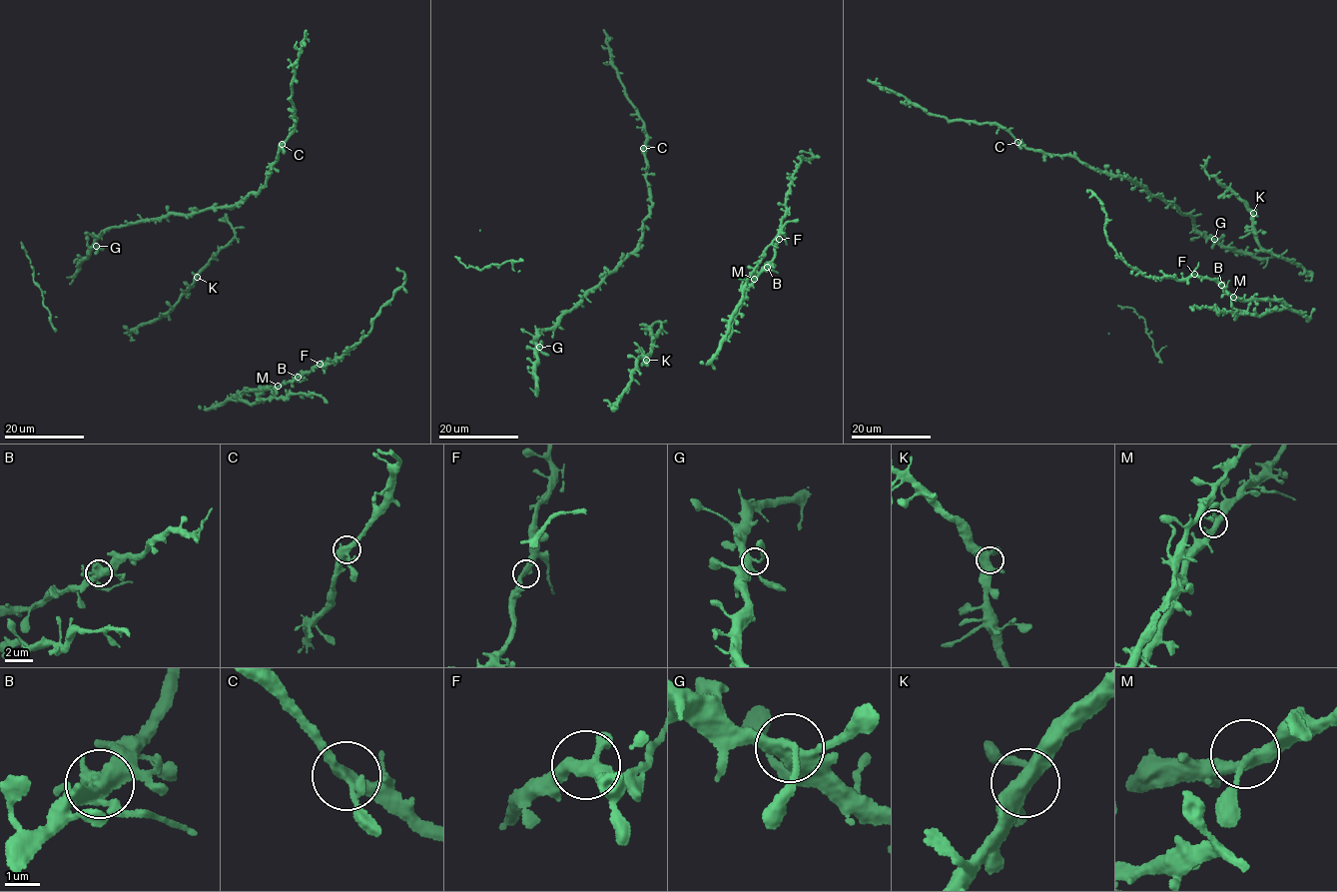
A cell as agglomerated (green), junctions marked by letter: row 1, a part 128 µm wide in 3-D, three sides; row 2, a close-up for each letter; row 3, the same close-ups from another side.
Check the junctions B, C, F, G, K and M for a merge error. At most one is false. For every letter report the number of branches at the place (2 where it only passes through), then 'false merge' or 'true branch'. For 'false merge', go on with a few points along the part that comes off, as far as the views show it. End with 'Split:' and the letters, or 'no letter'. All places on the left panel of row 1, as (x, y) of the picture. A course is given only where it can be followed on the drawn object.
B: 4 | true branch
C: 4 | true branch
F: 3 | true branch
G: 3 | true branch
K: 4 | true branch
M: 4 | true branch
Split: no letter

